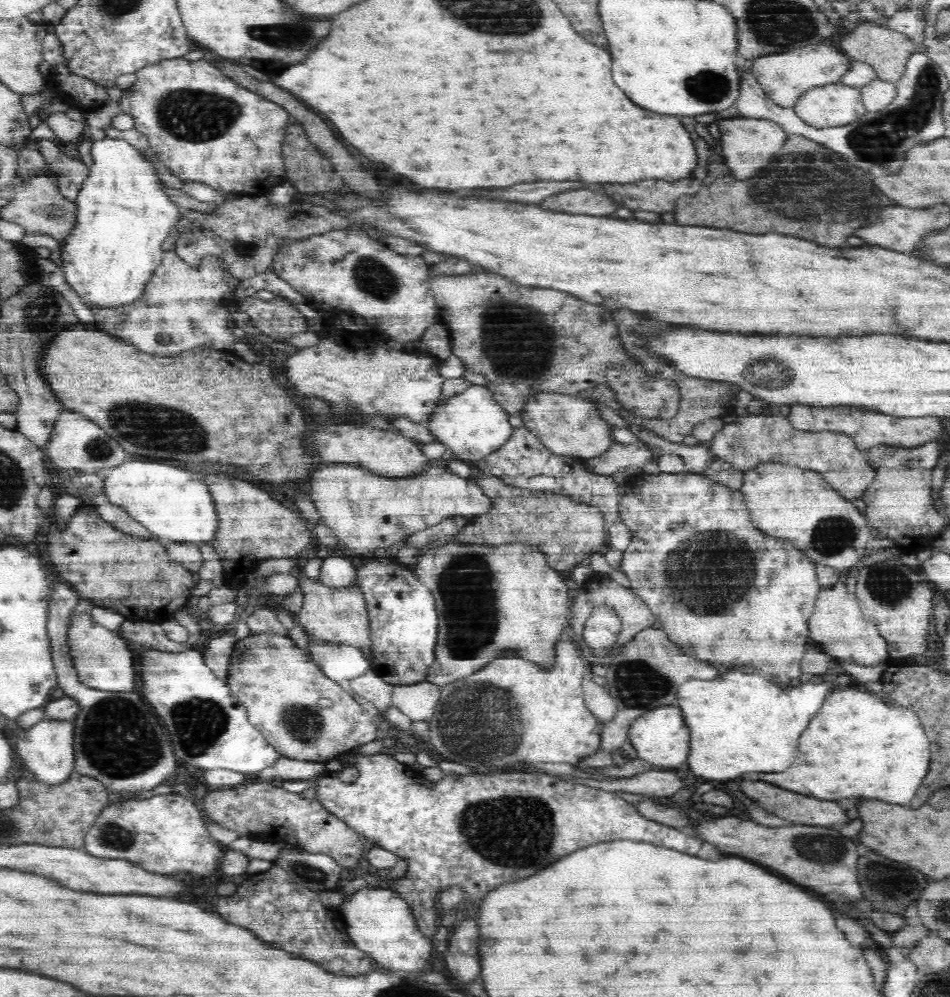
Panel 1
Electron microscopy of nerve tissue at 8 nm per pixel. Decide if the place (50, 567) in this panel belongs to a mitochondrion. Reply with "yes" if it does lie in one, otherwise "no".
no

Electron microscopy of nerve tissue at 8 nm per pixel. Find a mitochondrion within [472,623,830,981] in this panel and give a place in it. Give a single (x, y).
(637, 685)

